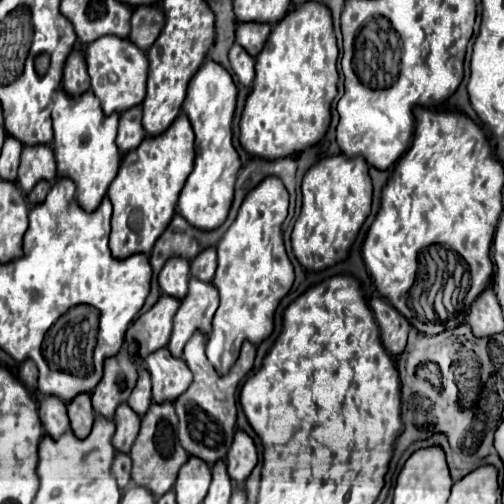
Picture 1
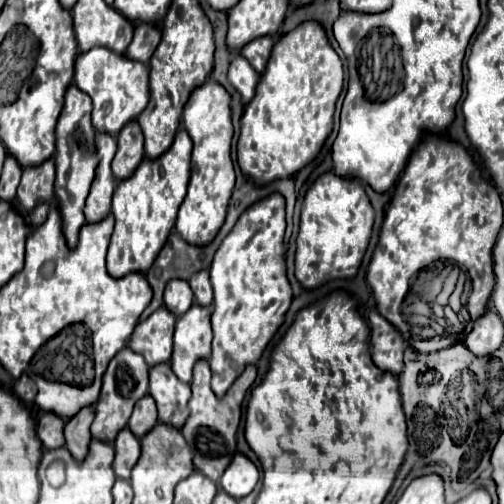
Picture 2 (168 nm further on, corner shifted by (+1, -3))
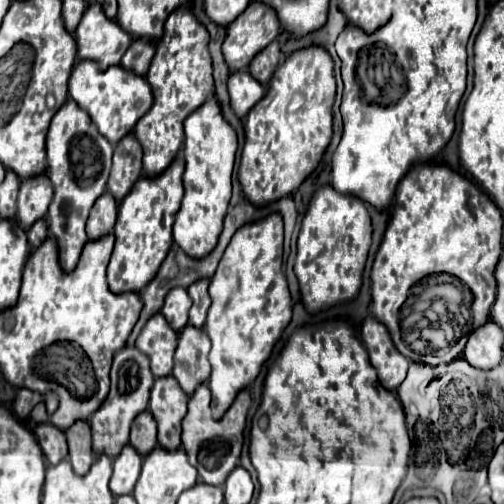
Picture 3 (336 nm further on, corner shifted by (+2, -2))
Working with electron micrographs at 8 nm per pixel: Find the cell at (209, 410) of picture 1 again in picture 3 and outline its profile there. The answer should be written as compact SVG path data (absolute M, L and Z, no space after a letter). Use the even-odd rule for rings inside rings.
M204 382L198 384L194 394L190 396L188 414L182 420L182 446L190 458L190 464L198 470L198 476L202 478L202 482L212 484L212 486L222 486L226 476L232 472L232 468L238 466L238 458L240 458L242 442L244 442L242 432L246 426L248 408L250 408L250 390L248 388L238 394L238 398L230 406L230 410L226 410L226 414L220 420L212 418L210 390Z

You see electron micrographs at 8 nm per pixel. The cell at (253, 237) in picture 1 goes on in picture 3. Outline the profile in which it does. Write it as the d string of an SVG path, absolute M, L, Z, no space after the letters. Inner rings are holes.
M278 212L242 226L230 240L224 256L210 278L212 306L204 324L210 336L212 374L208 388L212 392L212 414L222 418L236 394L246 388L268 360L276 340L292 318L292 298L282 272L282 216Z

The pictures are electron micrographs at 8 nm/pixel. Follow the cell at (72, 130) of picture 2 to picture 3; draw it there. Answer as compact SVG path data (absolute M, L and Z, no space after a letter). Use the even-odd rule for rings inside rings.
M68 98L52 118L46 138L46 152L48 152L46 174L54 186L54 198L50 202L46 222L50 234L58 242L60 264L66 272L70 272L76 268L82 246L88 240L84 224L92 204L104 192L104 186L108 182L114 146L98 132L90 116L72 98Z

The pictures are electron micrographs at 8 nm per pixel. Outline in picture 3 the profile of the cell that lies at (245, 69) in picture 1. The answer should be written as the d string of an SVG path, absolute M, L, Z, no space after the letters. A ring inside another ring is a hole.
M242 70L242 74L230 74L228 78L228 92L230 92L230 104L238 118L246 116L248 110L264 96L264 86L252 78L248 70Z

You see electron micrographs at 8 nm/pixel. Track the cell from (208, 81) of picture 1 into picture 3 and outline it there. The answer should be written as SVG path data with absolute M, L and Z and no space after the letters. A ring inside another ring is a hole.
M216 98L206 100L198 110L194 110L184 120L184 200L174 218L174 240L192 258L204 258L210 254L222 232L222 220L230 202L230 176L234 168L236 154L236 132L224 120L220 104Z

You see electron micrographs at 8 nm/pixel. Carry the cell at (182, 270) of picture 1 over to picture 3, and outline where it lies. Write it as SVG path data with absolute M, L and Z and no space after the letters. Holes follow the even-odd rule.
M174 288L166 296L166 302L160 312L168 320L168 324L178 332L188 324L190 306L192 306L192 302L190 302L190 296L186 294L186 288Z

